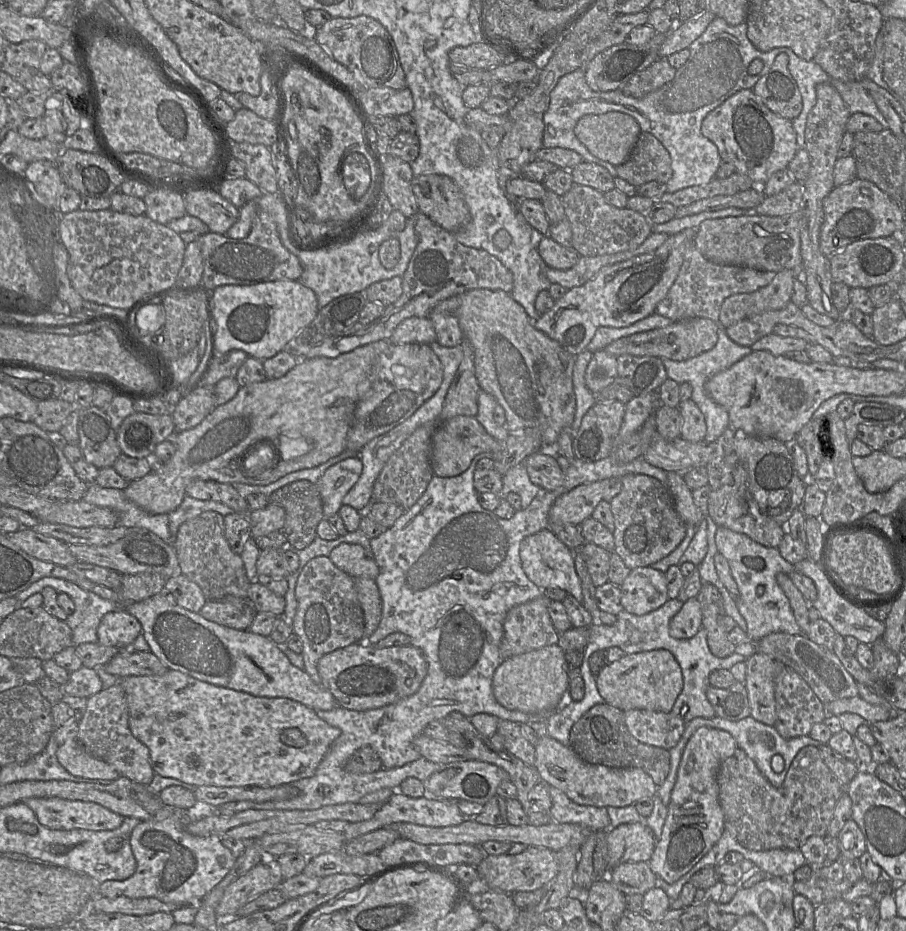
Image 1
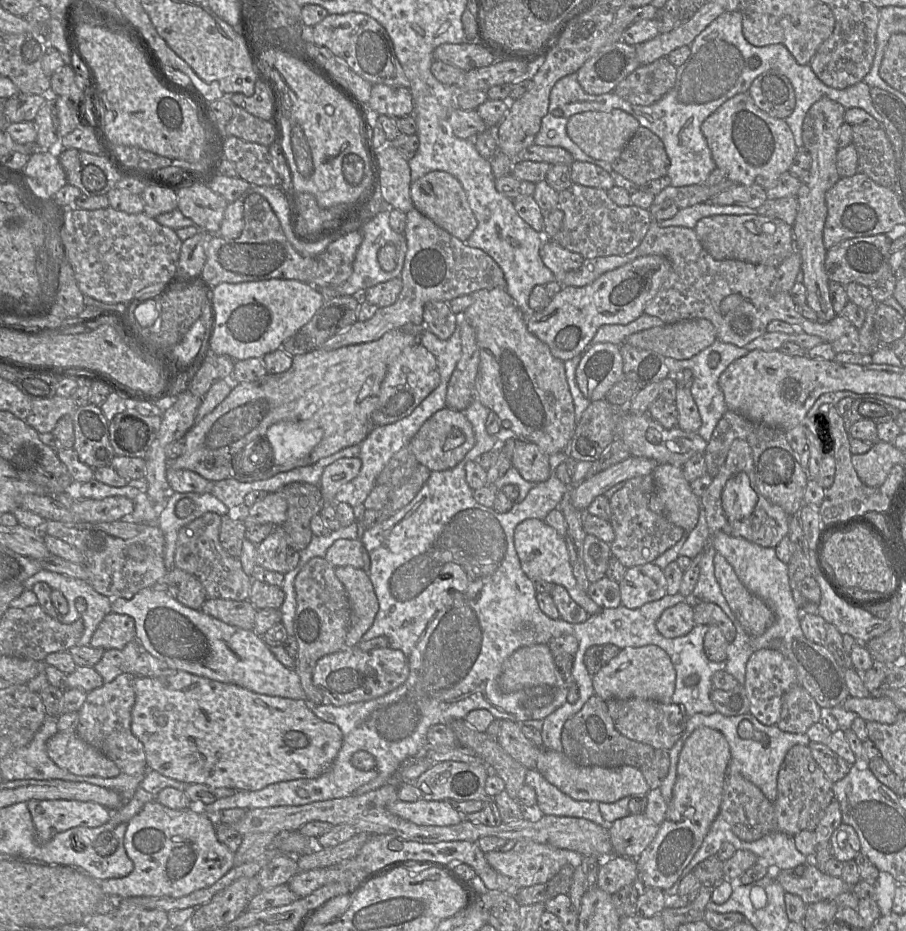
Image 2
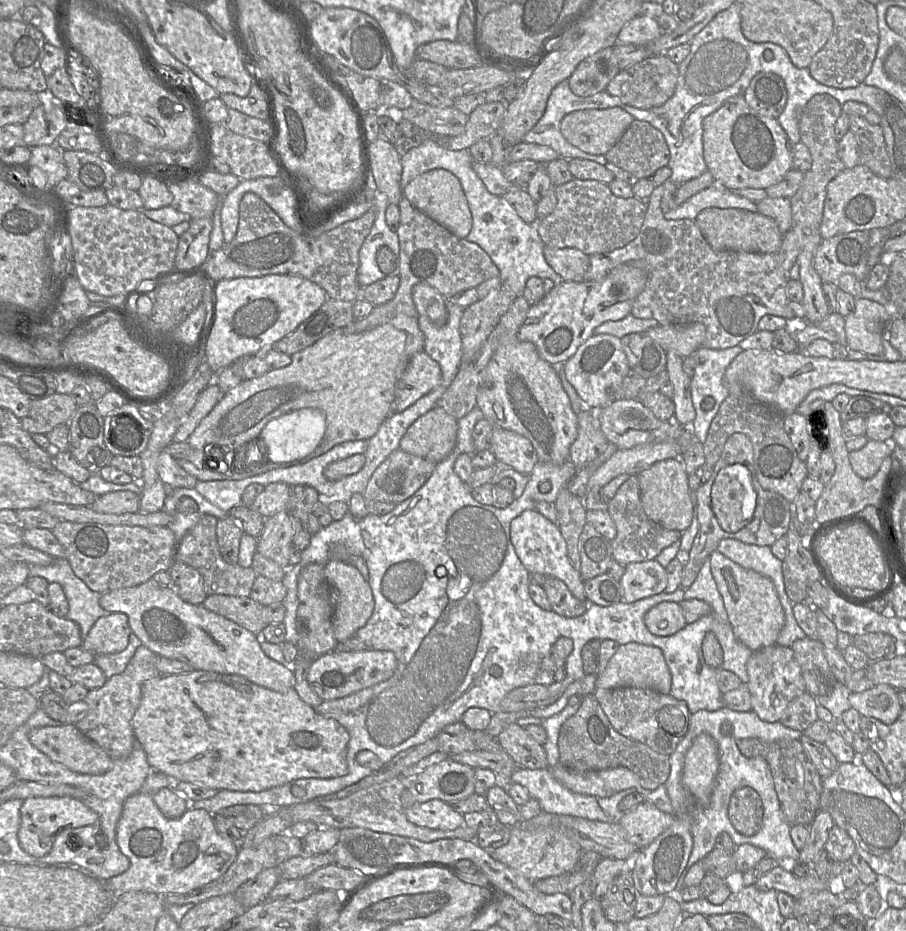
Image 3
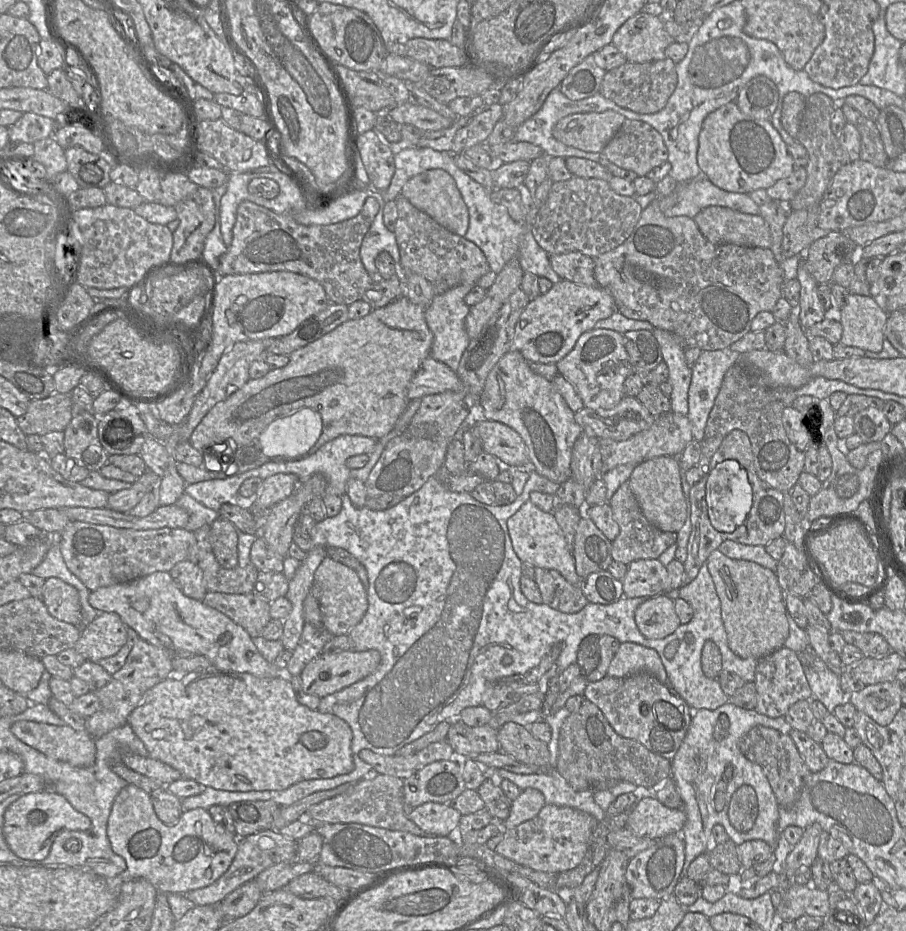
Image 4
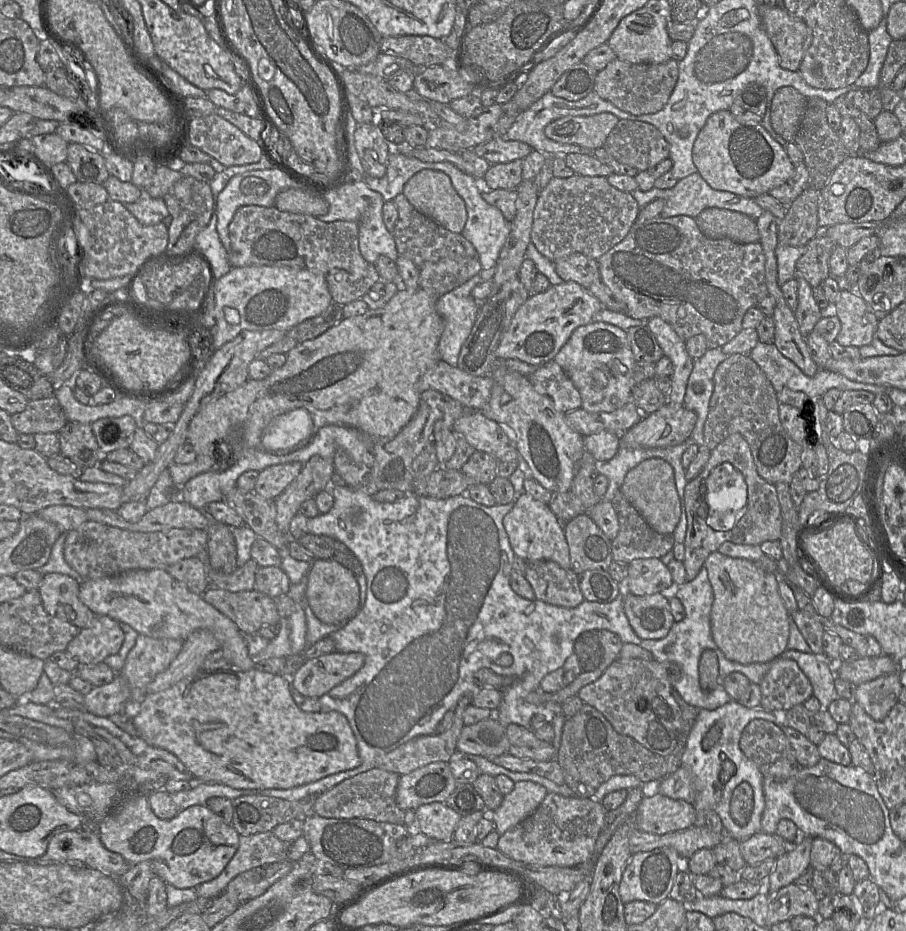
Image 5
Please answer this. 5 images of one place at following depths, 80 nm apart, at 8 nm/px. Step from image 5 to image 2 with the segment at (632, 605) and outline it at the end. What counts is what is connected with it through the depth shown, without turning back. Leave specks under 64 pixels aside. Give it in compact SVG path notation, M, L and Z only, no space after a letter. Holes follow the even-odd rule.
M678 603L663 611L656 622L656 628L666 638L677 638L688 634L696 625L693 606Z

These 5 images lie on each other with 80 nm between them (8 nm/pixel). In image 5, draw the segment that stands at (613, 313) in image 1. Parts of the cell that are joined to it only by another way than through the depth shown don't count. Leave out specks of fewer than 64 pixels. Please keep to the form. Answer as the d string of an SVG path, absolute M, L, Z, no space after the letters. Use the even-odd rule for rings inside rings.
M575 282L551 285L545 292L530 295L519 307L501 337L496 356L500 360L517 359L534 366L554 360L573 331L591 323L594 314L602 308L595 296Z

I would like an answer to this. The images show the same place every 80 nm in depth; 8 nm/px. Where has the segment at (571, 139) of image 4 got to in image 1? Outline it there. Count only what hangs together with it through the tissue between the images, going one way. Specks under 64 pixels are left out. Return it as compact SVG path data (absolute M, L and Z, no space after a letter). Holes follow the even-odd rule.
M623 112L587 114L574 127L575 136L592 155L615 167L628 159L641 132L638 122Z

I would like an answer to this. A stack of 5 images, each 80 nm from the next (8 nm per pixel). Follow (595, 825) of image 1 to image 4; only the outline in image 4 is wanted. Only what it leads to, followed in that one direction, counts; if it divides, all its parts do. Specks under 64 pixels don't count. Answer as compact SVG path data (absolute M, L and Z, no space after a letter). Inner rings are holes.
M556 768L539 774L517 774L502 769L499 777L510 780L521 790L527 788L539 790L544 795L546 804L571 807L586 812L599 822L606 816L606 812L595 802L593 790L575 790Z

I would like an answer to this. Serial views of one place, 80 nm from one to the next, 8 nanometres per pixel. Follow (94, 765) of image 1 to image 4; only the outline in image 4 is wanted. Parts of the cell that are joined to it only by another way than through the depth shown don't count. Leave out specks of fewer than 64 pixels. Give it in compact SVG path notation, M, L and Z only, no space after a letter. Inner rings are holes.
M18 721L11 726L11 732L20 741L49 758L67 762L72 766L88 767L96 760L95 739L88 733L76 731L66 724L57 726L34 721Z

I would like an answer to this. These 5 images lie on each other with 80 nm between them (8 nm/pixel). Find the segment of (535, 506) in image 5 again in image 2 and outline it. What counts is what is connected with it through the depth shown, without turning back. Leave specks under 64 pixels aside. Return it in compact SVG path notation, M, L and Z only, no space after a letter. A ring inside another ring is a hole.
M530 518L519 523L514 530L514 546L522 570L531 581L542 580L563 586L571 598L590 616L597 614L601 610L577 584L572 572L565 538L559 536L544 520Z

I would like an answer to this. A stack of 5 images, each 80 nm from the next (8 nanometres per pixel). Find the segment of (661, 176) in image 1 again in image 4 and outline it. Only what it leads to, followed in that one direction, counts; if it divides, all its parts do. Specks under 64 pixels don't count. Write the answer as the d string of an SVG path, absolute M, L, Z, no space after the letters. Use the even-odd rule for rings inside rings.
M631 119L623 122L602 153L610 162L620 168L635 172L637 176L647 176L653 168L668 161L668 149L662 135L650 124Z

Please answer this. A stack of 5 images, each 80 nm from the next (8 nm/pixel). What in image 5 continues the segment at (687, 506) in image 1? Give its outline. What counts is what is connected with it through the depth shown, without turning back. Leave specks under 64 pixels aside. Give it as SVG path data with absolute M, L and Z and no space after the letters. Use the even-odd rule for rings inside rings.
M649 458L631 469L619 489L647 524L660 534L673 534L680 518L680 498L673 467L662 458Z

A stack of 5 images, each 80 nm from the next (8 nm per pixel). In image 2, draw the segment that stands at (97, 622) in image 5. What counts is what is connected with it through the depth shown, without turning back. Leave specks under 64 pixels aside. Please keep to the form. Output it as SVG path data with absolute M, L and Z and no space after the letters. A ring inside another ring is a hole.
M110 612L97 626L89 645L104 650L123 649L135 638L134 619L126 614Z

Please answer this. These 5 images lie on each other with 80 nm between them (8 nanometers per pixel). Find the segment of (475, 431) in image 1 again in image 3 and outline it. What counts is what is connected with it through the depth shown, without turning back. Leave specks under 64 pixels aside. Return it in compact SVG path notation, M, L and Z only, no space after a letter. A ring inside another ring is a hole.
M435 407L419 417L400 441L400 449L438 464L455 448L458 420Z

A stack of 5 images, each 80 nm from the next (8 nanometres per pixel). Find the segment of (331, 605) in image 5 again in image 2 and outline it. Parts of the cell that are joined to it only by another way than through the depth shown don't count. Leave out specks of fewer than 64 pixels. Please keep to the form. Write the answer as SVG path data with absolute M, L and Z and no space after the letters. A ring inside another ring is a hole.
M340 566L335 568L335 574L345 587L351 607L351 622L345 647L354 647L372 626L379 610L379 602L365 570Z

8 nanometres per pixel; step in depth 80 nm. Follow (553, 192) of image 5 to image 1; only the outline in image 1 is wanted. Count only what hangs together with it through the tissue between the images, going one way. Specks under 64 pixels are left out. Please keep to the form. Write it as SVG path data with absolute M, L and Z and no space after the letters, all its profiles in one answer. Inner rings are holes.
M573 183L570 190L560 198L572 230L572 249L580 256L600 256L634 249L652 232L653 225L645 215L626 207L616 208L605 200L602 192L589 186Z

